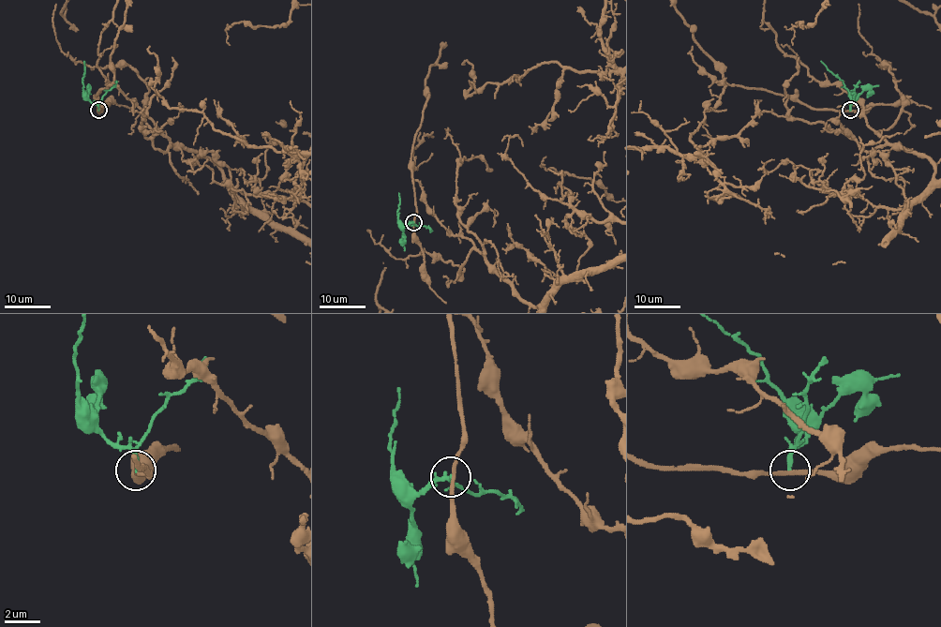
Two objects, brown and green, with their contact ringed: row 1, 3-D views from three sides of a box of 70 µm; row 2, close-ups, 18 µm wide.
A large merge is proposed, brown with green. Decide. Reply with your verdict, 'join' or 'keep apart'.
keep apart

